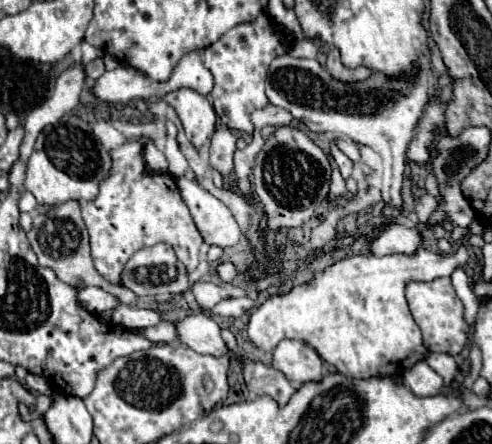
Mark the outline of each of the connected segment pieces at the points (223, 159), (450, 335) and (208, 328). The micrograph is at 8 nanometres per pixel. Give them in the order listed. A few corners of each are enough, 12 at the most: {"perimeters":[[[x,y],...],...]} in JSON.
{"perimeters":[[[228,127],[212,135],[210,163],[222,175],[234,171],[236,137]],[[450,277],[408,283],[428,351],[458,355],[470,327]],[[204,313],[178,321],[178,337],[196,353],[229,352],[218,323]]]}

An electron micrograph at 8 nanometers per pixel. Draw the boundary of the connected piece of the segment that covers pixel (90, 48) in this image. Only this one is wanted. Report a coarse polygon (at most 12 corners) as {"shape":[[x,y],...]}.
{"shape":[[82,41],[82,63],[102,57],[98,47]]}

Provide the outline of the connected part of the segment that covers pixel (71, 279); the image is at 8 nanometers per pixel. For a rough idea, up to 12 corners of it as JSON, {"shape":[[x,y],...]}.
{"shape":[[78,201],[34,217],[28,241],[42,267],[72,287],[134,293],[94,267]]}

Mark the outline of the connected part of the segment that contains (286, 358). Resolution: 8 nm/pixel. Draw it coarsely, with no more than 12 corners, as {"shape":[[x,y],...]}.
{"shape":[[280,341],[272,365],[294,387],[322,381],[326,369],[308,343]]}

